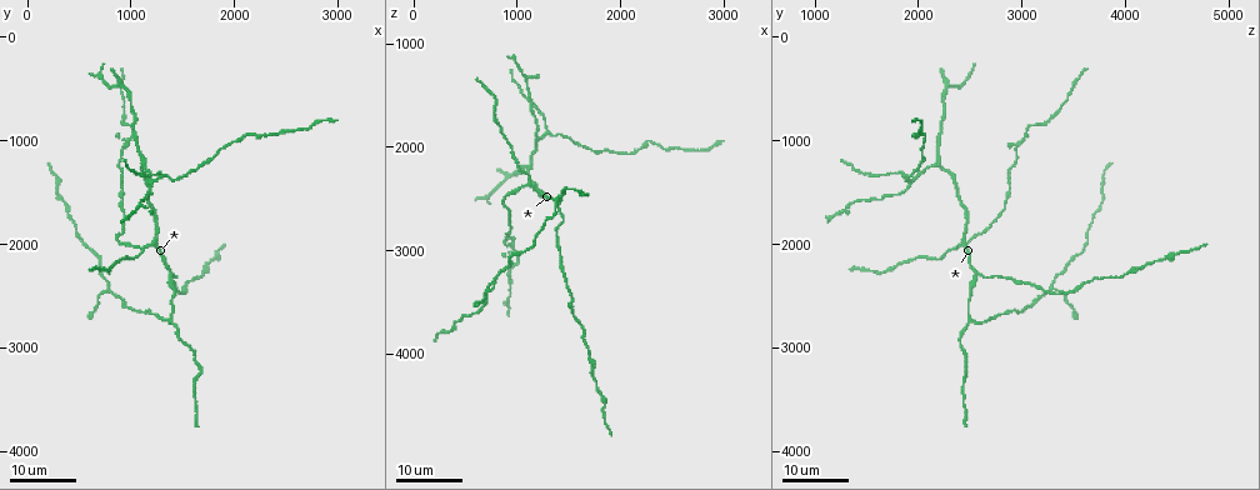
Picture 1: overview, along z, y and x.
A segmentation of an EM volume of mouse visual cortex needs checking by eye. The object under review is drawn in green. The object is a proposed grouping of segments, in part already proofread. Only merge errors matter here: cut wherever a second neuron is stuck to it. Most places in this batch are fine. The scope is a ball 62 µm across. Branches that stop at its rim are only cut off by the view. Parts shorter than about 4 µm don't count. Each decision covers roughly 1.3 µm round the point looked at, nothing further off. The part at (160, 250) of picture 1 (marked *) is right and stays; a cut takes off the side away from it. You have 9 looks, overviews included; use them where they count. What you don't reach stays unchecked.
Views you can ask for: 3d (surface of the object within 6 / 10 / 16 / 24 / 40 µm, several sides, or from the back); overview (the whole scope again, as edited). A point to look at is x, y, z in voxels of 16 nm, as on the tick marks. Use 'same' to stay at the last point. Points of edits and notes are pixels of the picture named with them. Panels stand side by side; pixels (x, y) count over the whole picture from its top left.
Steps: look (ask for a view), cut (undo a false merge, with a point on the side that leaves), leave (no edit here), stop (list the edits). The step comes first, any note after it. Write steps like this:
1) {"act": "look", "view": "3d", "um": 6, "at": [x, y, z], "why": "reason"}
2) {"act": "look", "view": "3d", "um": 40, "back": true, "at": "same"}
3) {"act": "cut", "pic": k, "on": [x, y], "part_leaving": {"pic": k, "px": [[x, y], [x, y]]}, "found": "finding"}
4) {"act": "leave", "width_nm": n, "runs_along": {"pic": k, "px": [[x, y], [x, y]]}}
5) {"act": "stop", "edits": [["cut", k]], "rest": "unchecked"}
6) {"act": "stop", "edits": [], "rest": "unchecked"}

{"act": "look", "view": "3d", "um": 16, "at": [1100, 2040, 2320]}

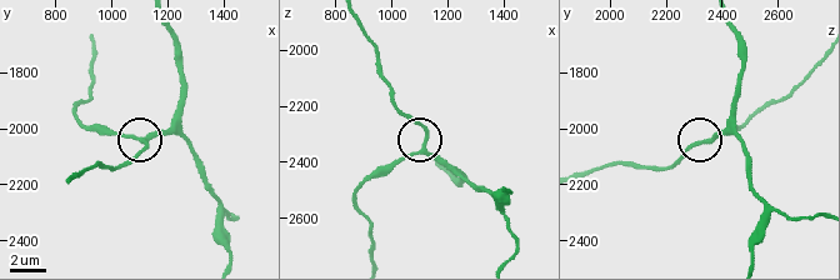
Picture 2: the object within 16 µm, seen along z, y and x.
{"act": "look", "view": "3d", "um": 6, "at": [1110, 2050, 2350]}

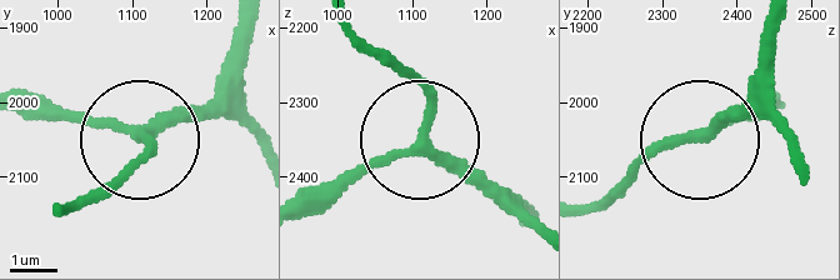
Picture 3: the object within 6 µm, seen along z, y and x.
{"act": "look", "view": "3d", "um": 6, "back": true, "at": [1115, 2045, 2345], "why": "from behind"}

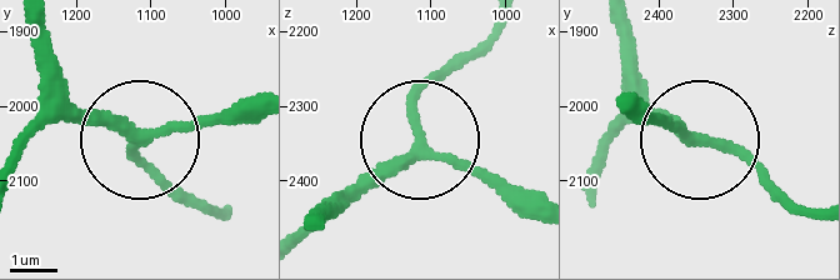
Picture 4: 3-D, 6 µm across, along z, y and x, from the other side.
{"act": "leave", "runs_along": {"pic": 4, "px": [[23, 143], [70, 119], [118, 124], [174, 199]]}, "found": "continuous, no second neuron"}

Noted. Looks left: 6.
{"act": "look", "view": "3d", "um": 16, "at": [1400, 2300, 2560], "why": "three arms meet"}

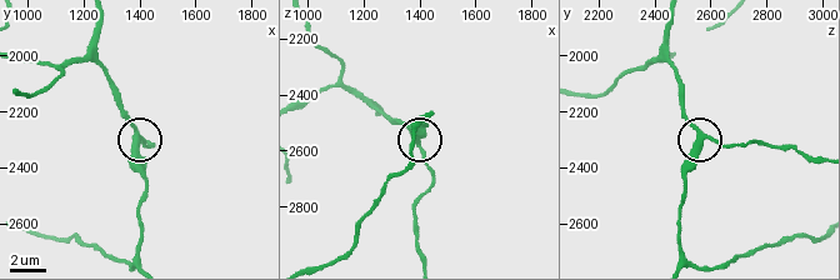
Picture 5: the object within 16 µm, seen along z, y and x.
{"act": "look", "view": "3d", "um": 10, "at": [1390, 2280, 2560], "why": "closer look"}

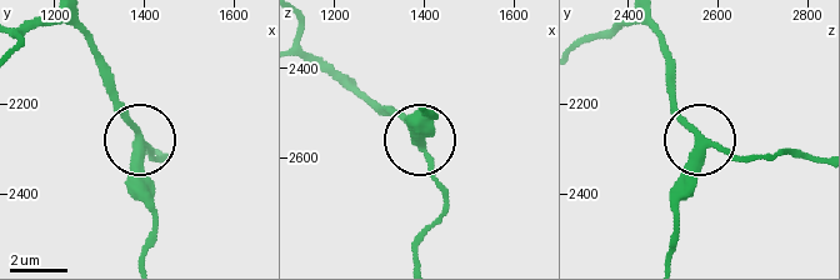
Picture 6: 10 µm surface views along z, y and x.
{"act": "leave", "width_nm": 280, "runs_along": {"pic": 6, "px": [[665, 46], [665, 79], [680, 115], [738, 156], [756, 159]]}, "found": "all the same neuron"}

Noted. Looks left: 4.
{"act": "look", "view": "3d", "um": 24, "at": [1220, 1400, 1900], "why": "side arm on a straight run"}

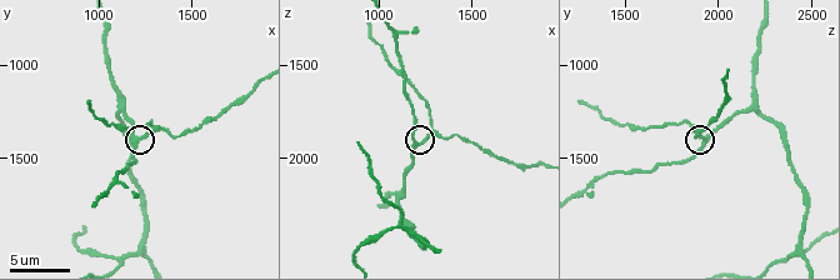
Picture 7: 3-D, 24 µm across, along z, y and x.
{"act": "look", "view": "3d", "um": 6, "at": [1200, 1400, 1920]}

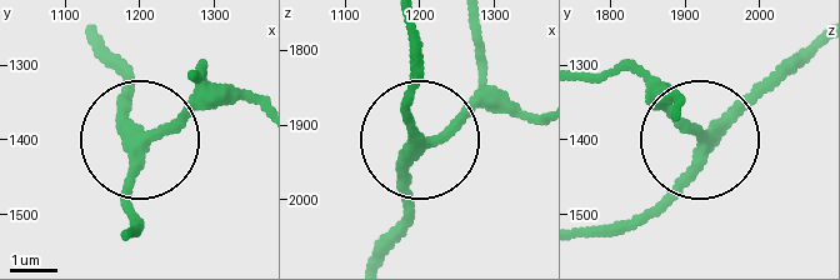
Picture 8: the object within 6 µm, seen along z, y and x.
{"act": "leave", "side_arm_um": 17, "runs_along": {"pic": 8, "px": [[810, 39], [714, 123], [690, 183], [635, 226]]}, "found": "one neuron here"}

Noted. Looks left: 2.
{"act": "look", "view": "3d", "um": 6, "at": [1140, 1200, 2200], "why": "branch point"}

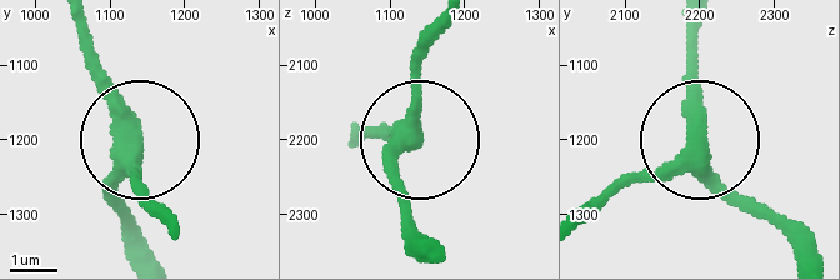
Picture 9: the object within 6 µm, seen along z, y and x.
{"act": "leave", "arms": 3, "runs_along": {"pic": 9, "px": [[434, 244], [399, 173], [423, 136], [355, 136]]}, "found": "one neuron here"}

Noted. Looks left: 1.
{"act": "stop", "edits": [], "rest": "unchecked"}

